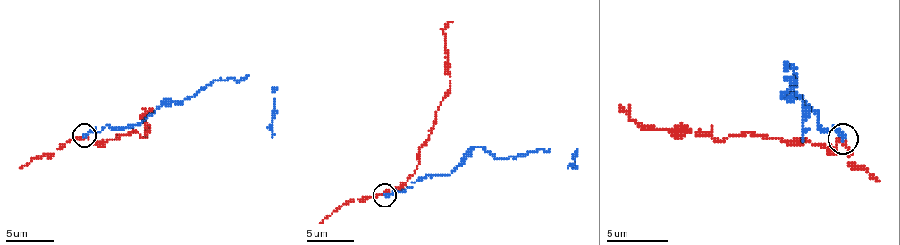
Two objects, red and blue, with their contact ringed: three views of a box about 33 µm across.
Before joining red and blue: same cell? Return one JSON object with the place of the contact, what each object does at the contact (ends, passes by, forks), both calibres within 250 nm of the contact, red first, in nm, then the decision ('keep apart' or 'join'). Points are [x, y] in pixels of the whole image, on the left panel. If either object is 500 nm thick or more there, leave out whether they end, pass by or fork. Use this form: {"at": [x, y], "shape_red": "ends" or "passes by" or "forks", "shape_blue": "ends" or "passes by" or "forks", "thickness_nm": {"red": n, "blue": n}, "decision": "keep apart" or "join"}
{"at": [84, 135], "shape_red": "passes by", "shape_blue": "ends", "thickness_nm": {"red": 240, "blue": 240}, "decision": "keep apart"}

